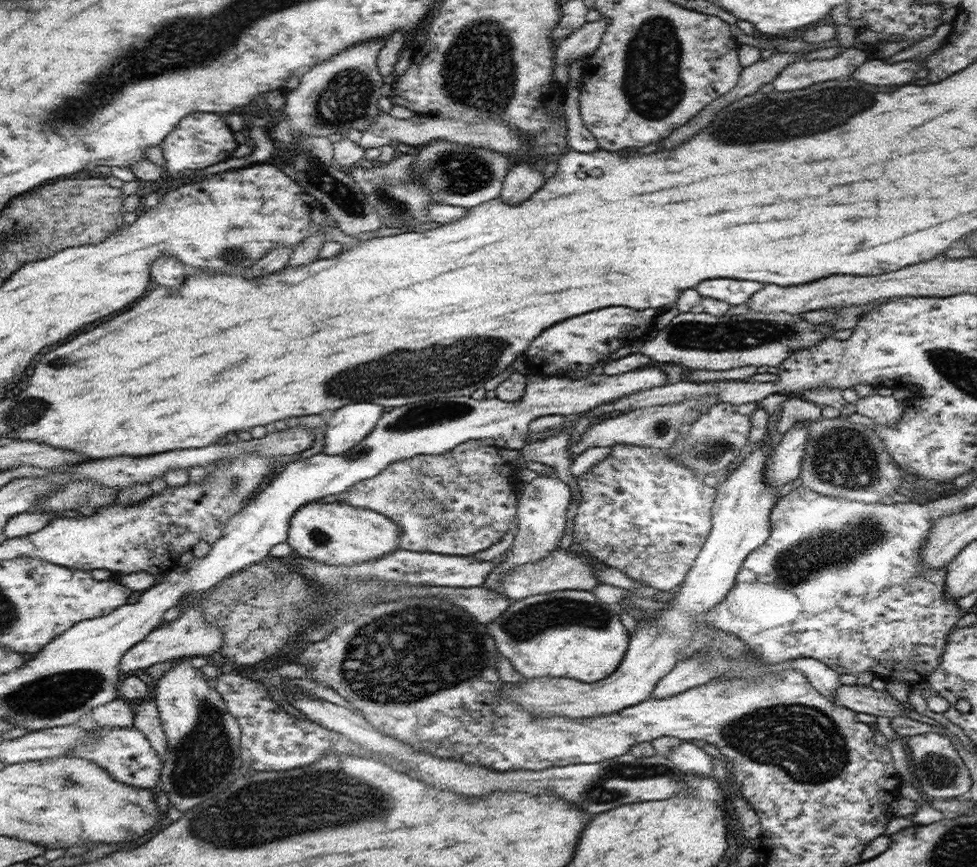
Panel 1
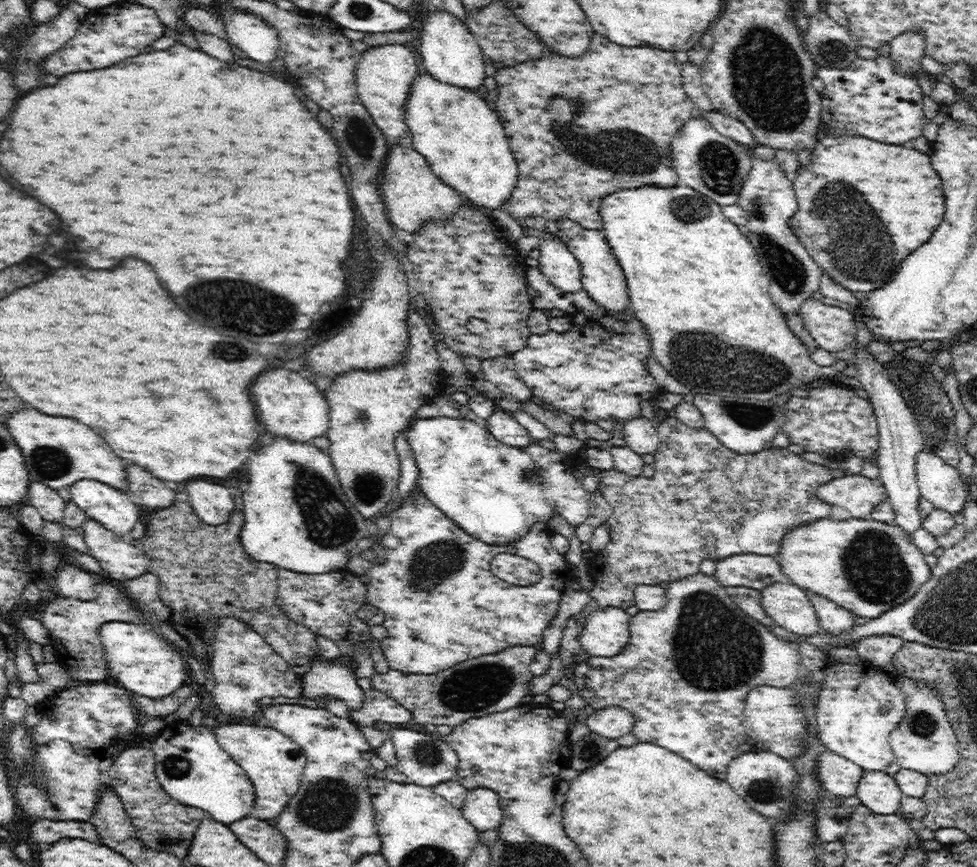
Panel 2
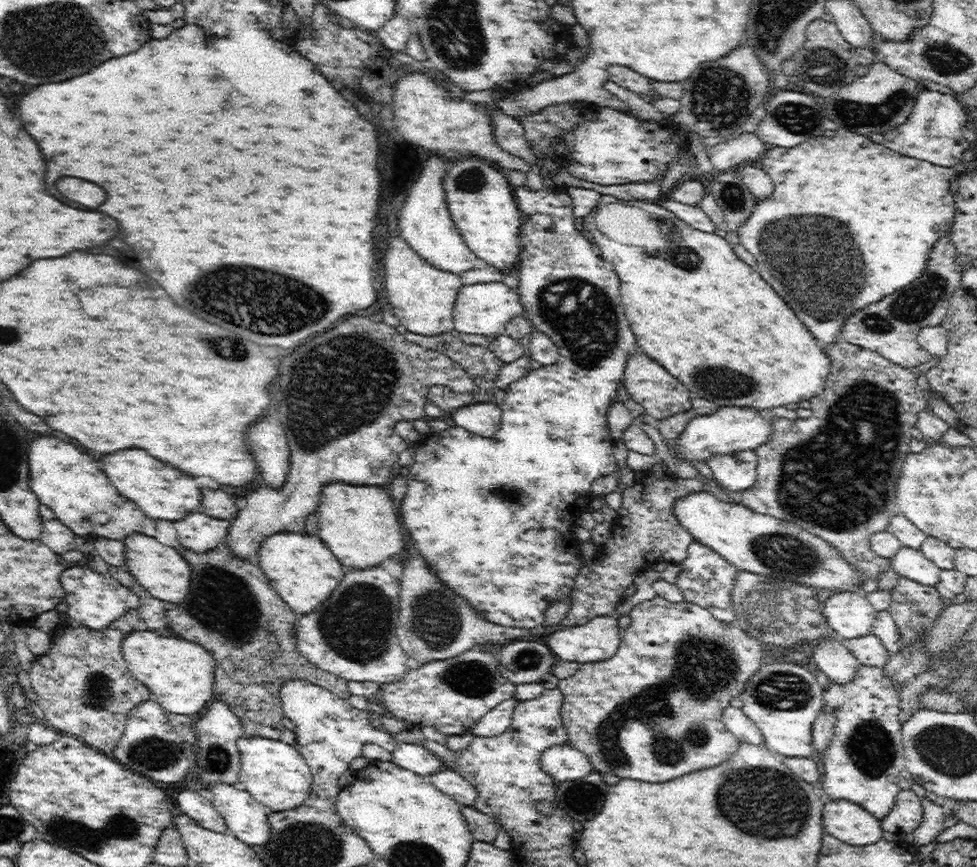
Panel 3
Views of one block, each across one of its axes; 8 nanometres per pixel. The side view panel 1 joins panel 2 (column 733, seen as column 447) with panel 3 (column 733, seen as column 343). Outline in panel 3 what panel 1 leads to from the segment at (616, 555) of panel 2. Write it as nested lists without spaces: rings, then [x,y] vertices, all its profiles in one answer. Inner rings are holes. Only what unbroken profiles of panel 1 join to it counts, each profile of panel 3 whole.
[[[838,339],[836,342],[828,344],[828,346],[824,348],[824,352],[831,360],[831,369],[827,376],[826,388],[823,390],[824,394],[818,397],[812,397],[809,400],[809,409],[812,410],[812,416],[807,419],[798,417],[795,420],[774,416],[769,418],[772,434],[766,442],[763,442],[753,450],[758,458],[756,484],[754,484],[754,487],[749,487],[740,492],[739,495],[733,495],[733,498],[734,501],[746,505],[754,512],[769,514],[769,516],[786,520],[814,534],[814,536],[822,538],[822,540],[825,540],[832,548],[835,548],[840,553],[841,558],[849,562],[861,576],[877,581],[878,578],[880,578],[880,574],[884,574],[886,570],[890,570],[892,561],[891,559],[878,556],[872,552],[870,546],[871,537],[878,532],[885,532],[888,529],[890,518],[898,514],[898,509],[895,504],[897,485],[900,474],[902,473],[902,466],[904,466],[906,456],[908,456],[908,452],[910,452],[909,444],[913,439],[912,428],[917,424],[917,414],[921,410],[929,407],[928,393],[918,385],[915,367],[900,366],[873,350],[852,344],[843,339]]]

